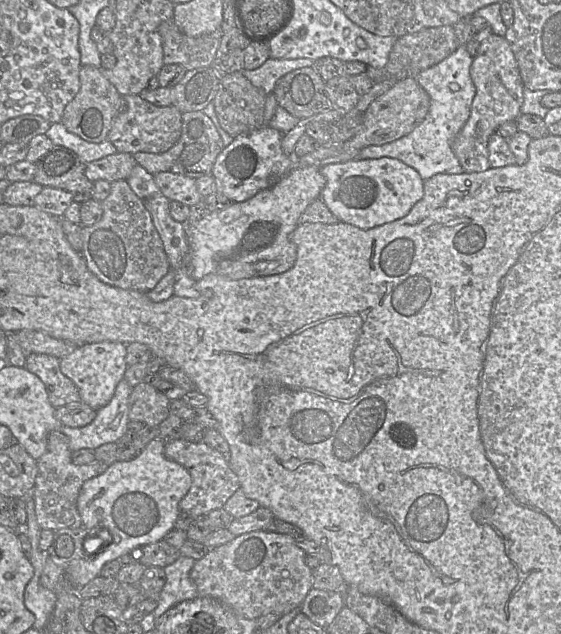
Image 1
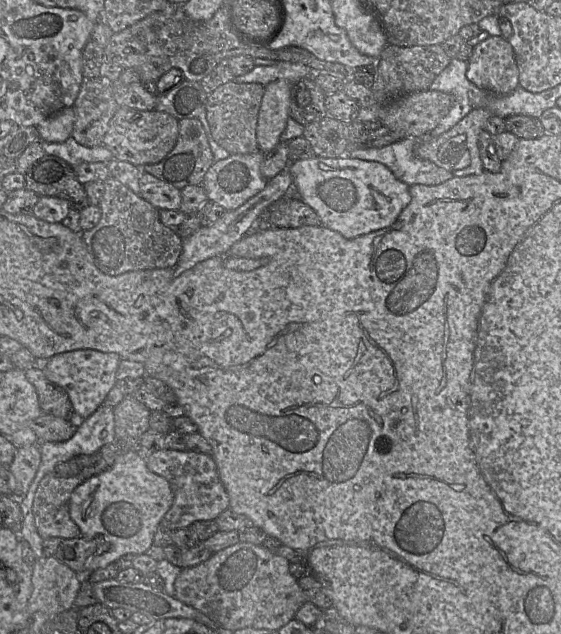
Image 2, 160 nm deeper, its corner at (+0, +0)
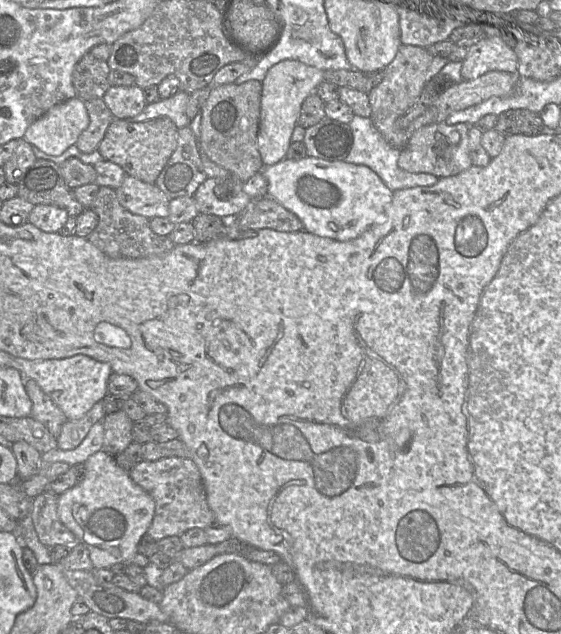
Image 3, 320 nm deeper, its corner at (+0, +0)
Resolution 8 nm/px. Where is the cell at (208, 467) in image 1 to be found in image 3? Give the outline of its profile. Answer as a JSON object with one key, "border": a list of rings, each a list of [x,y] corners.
{"border":[[[163,457],[156,461],[142,460],[129,474],[155,502],[154,517],[147,531],[155,541],[169,536],[180,536],[191,528],[205,529],[215,522],[199,468],[192,459]]]}

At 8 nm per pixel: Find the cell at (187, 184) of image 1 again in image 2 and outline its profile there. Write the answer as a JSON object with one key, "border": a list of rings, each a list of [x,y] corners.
{"border":[[[142,169],[142,176],[139,180],[140,196],[158,210],[180,210],[182,196],[181,190],[174,186],[146,173]]]}

